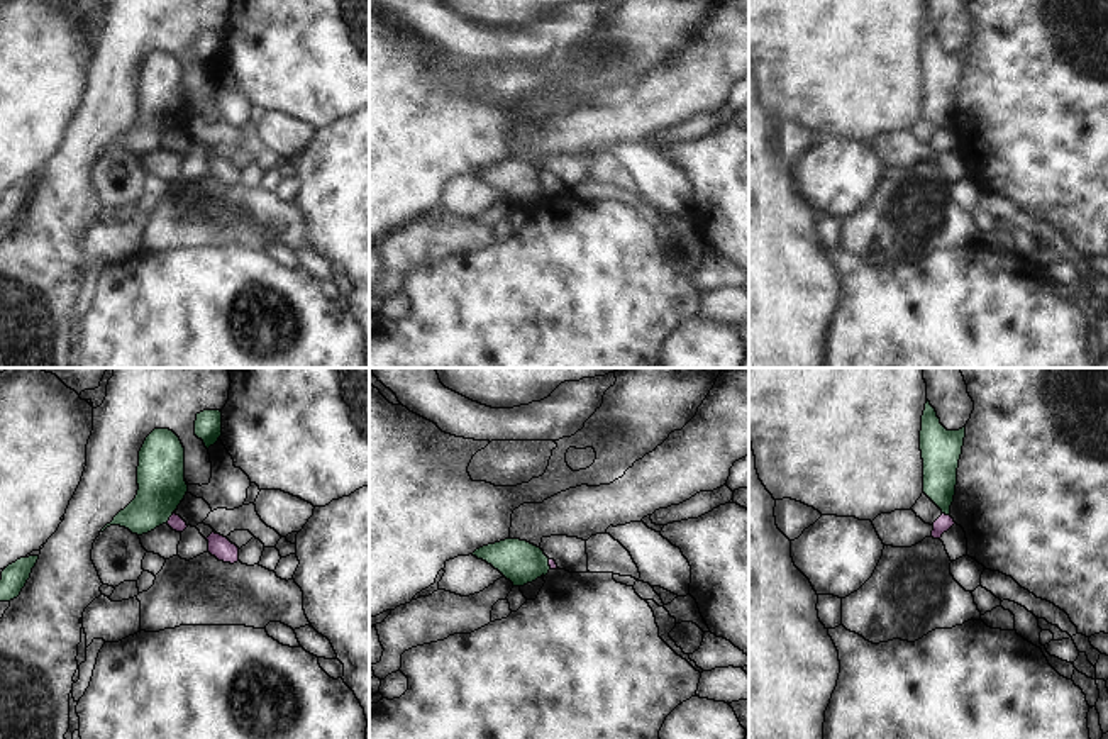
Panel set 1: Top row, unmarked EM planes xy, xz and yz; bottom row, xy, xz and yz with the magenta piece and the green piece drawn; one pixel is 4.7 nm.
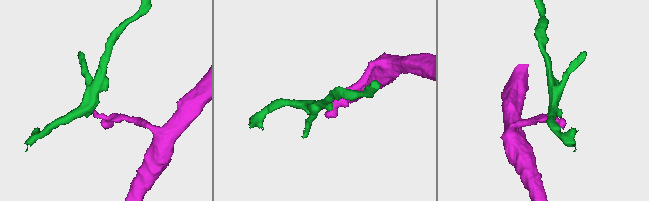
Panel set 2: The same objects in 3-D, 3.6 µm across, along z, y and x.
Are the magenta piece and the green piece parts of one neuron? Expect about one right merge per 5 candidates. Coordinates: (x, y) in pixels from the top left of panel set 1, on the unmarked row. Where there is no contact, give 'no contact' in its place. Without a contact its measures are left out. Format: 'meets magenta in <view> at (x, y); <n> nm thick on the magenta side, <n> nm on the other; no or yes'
meets magenta in xy at (170, 139); 70 nm thick on the magenta side, 220 nm on the other; no

